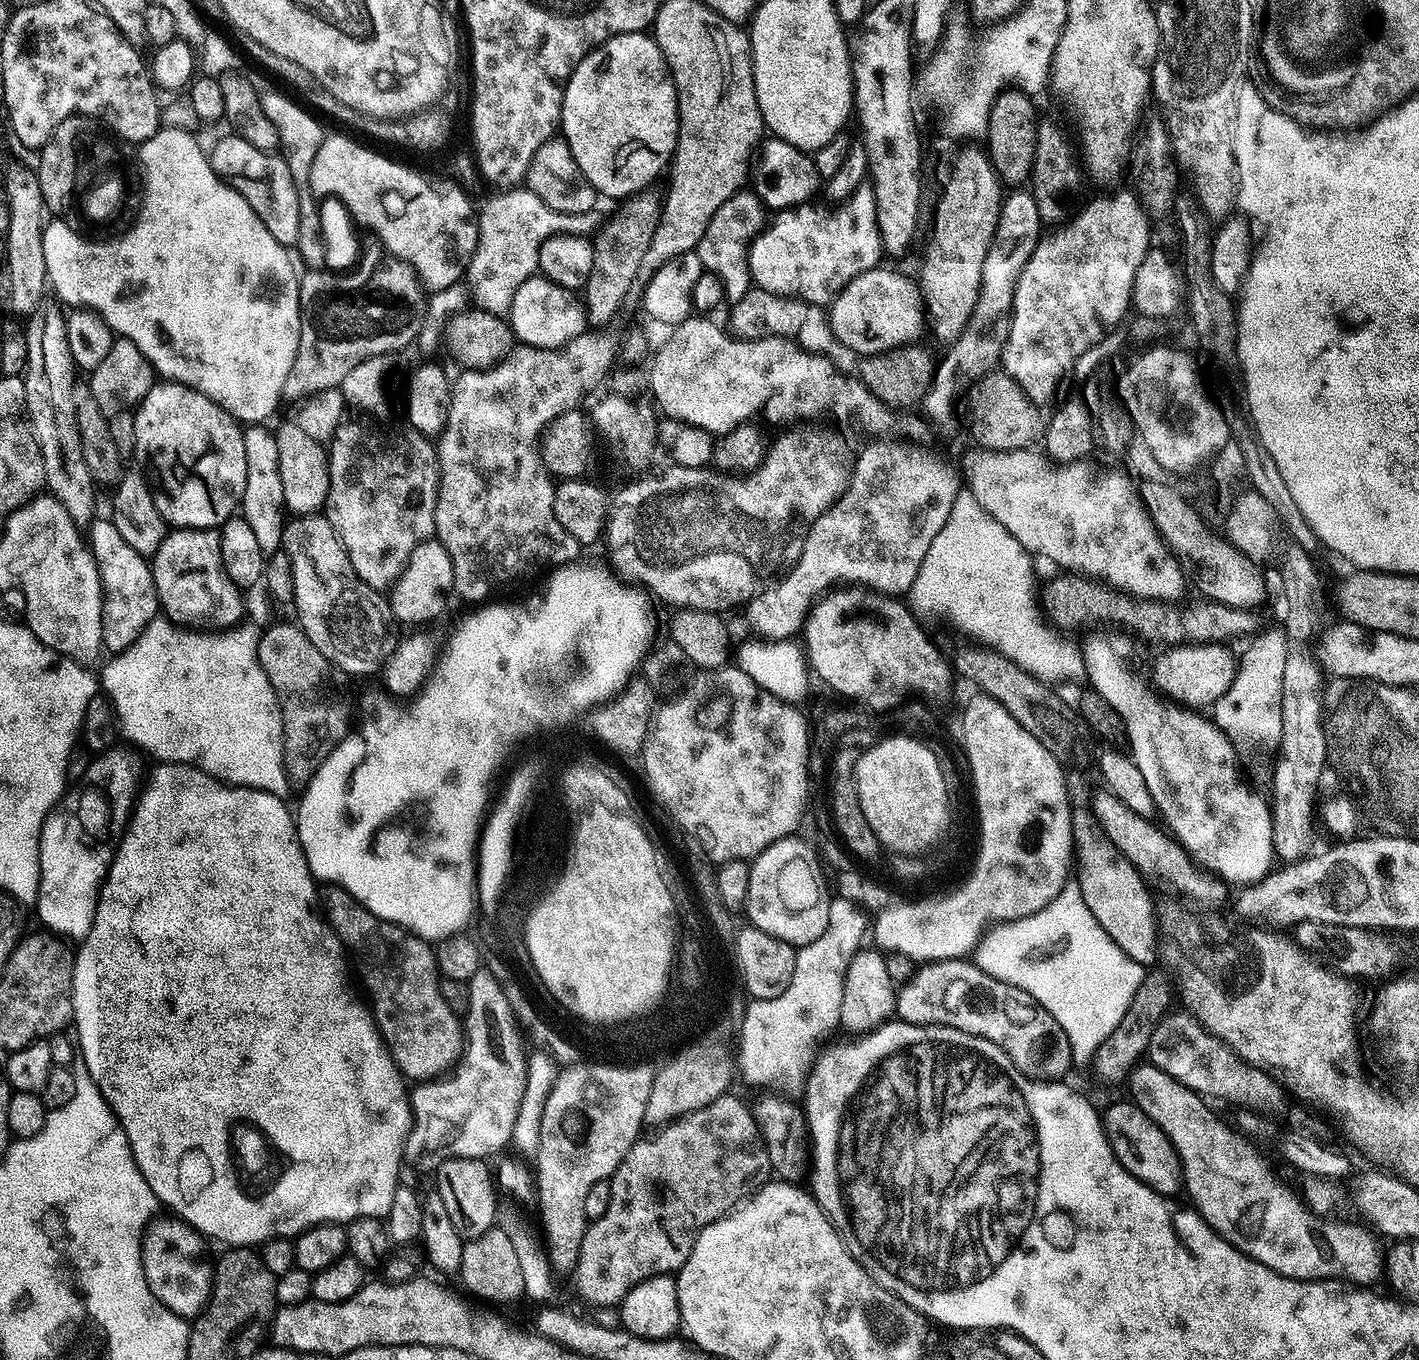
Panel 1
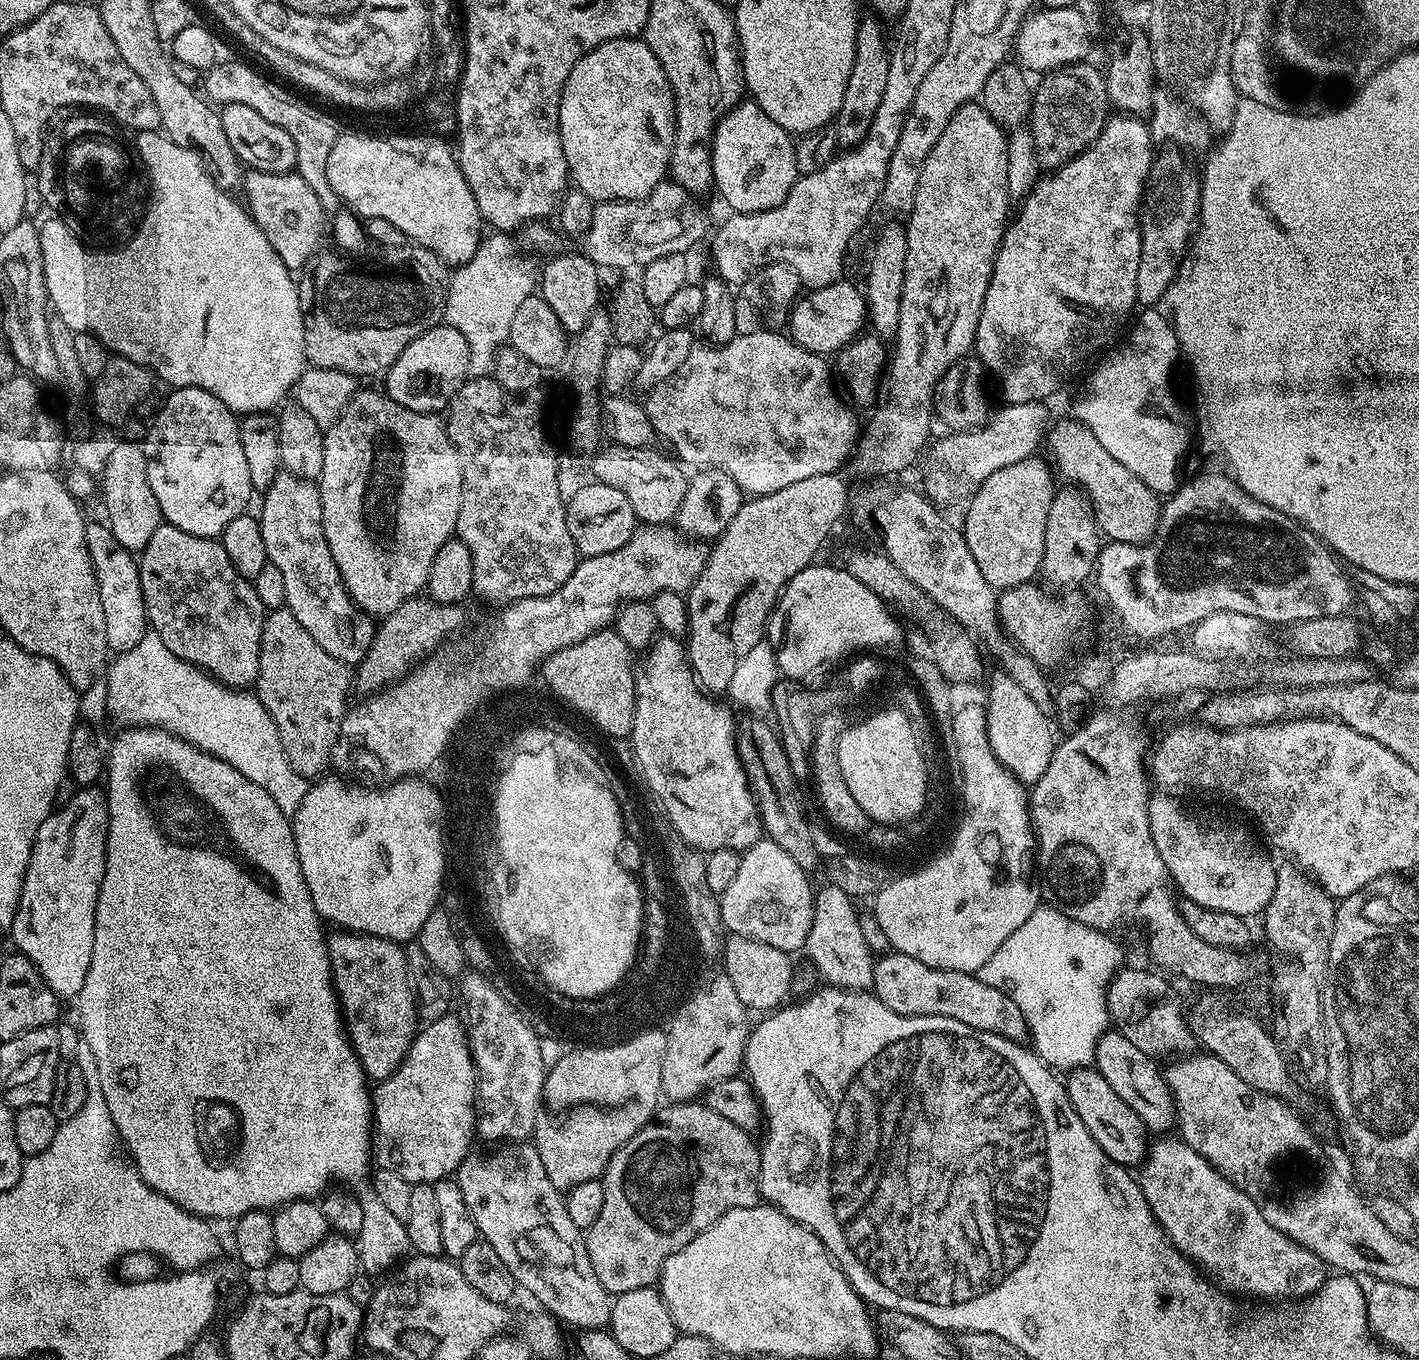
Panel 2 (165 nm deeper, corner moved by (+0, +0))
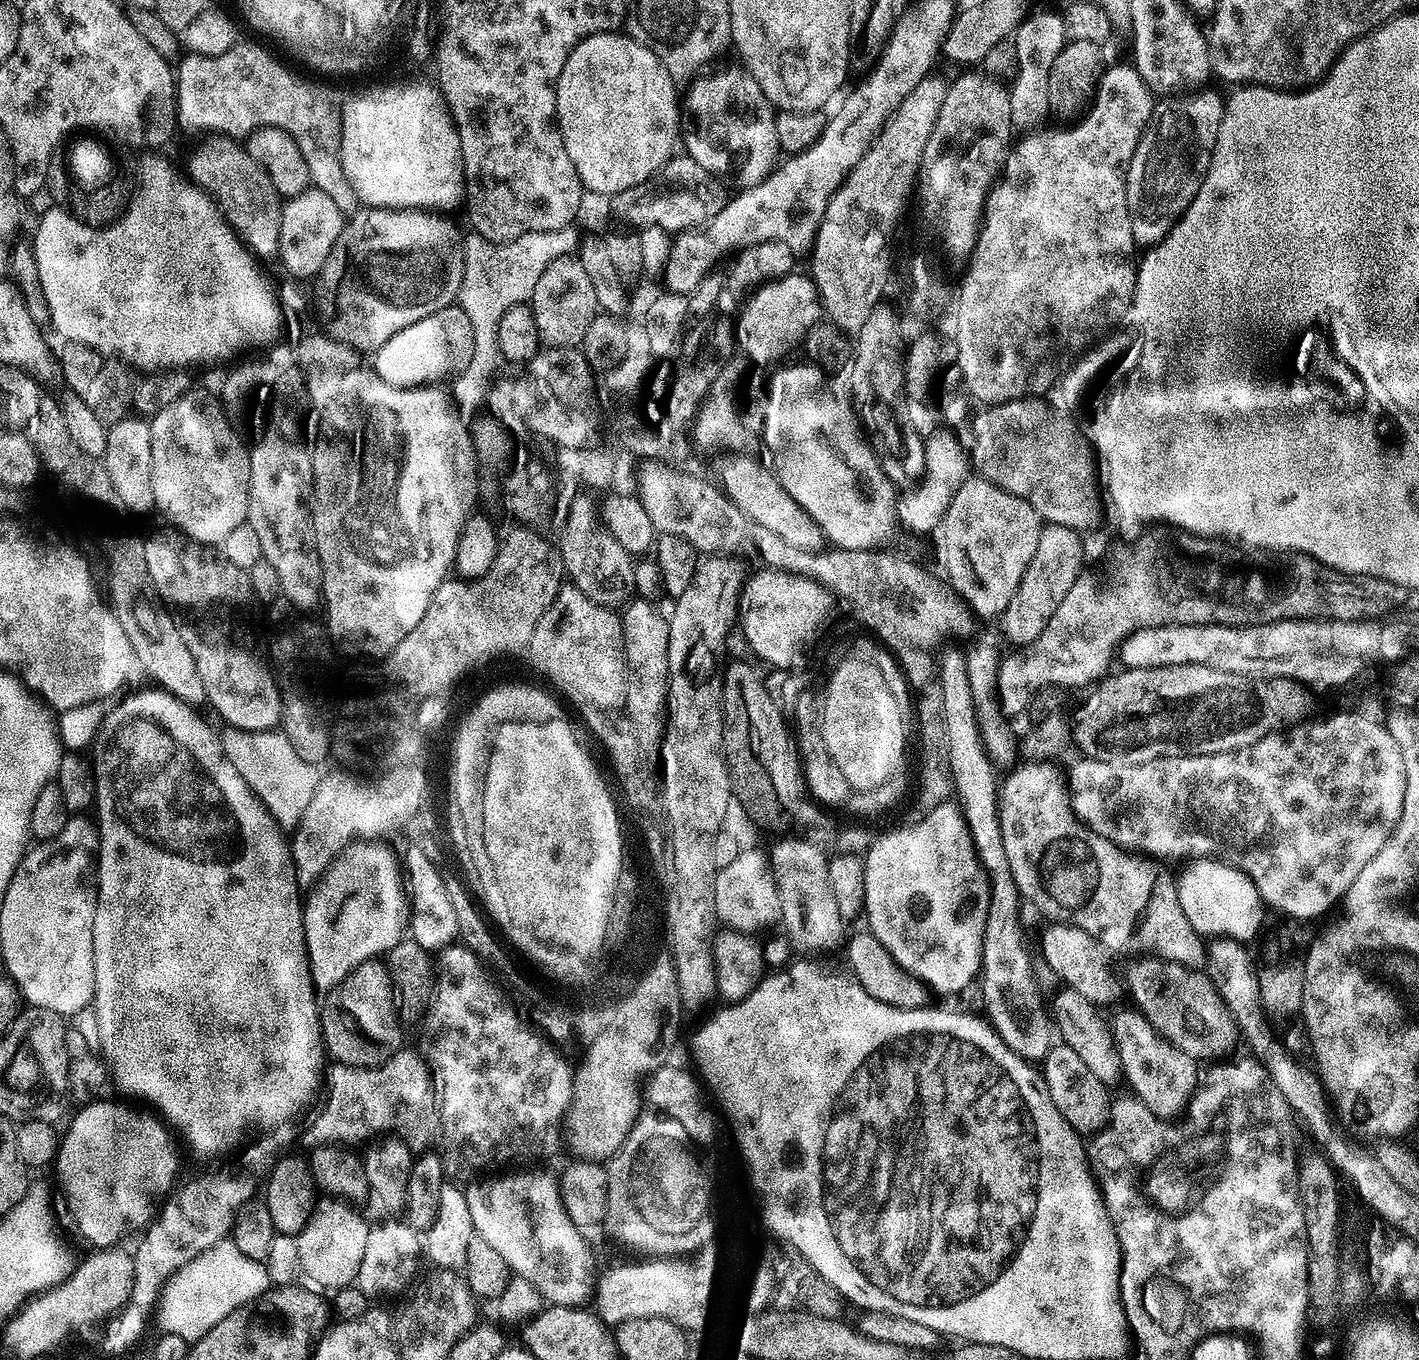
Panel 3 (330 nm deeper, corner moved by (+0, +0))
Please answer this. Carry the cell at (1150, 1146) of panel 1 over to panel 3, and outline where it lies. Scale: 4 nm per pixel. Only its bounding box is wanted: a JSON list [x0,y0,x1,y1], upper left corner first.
[1042,1043,1113,1134]

